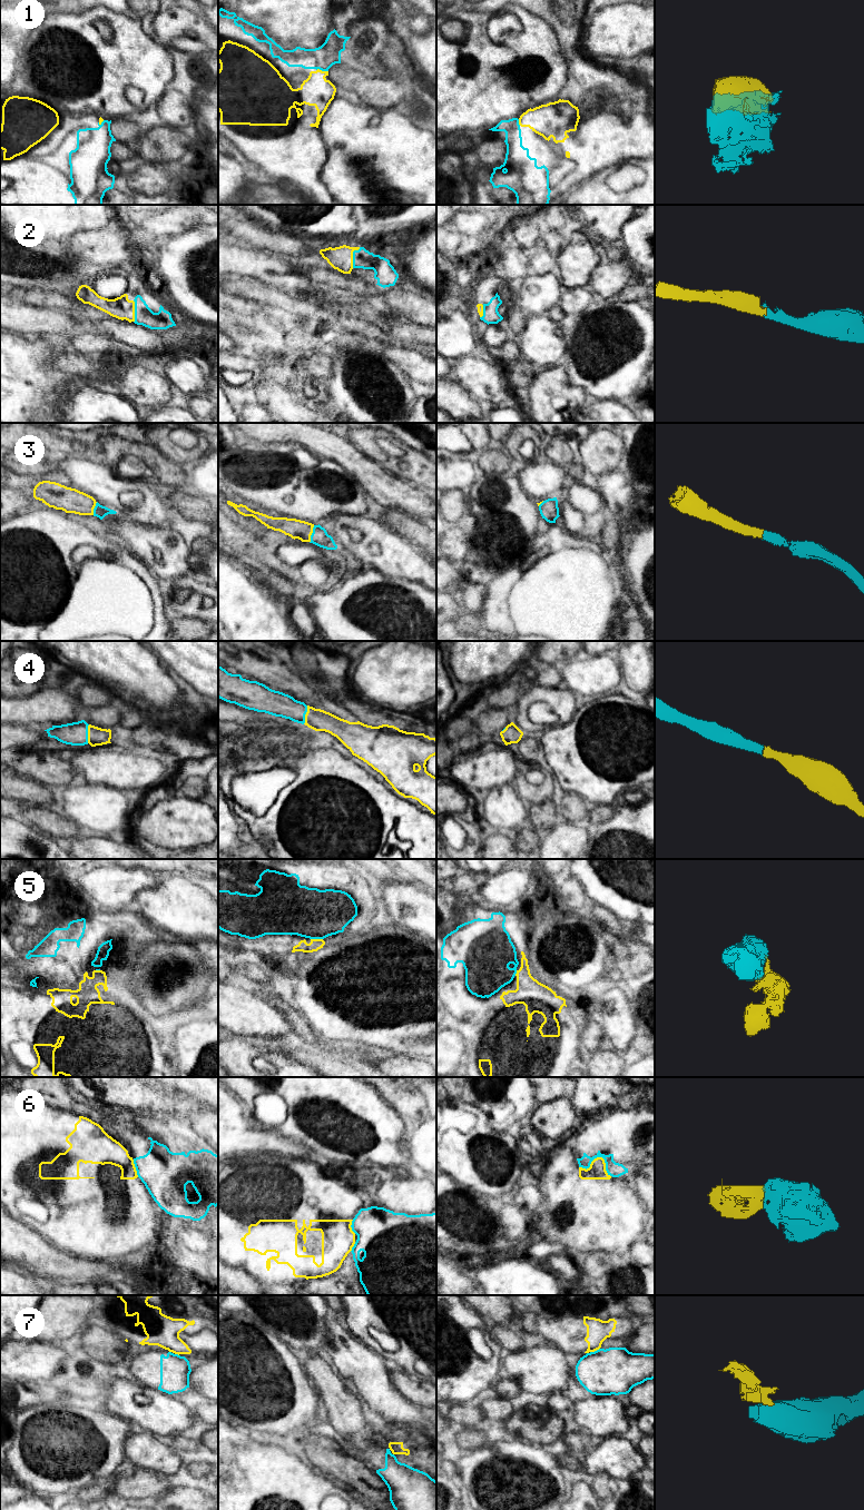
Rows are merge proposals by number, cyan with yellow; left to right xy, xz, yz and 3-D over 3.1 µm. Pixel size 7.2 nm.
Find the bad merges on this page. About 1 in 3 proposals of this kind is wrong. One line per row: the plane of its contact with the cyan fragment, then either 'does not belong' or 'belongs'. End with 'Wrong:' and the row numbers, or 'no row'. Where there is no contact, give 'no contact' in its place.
1: xz | belongs
2: xz | belongs
3: xz | belongs
4: xy | belongs
5: xz | belongs
6: yz | does not belong
7: yz | does not belong
Wrong: 6, 7

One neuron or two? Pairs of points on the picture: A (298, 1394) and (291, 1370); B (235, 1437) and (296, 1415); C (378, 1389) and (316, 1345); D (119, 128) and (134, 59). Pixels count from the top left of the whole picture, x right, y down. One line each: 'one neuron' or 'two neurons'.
A: one neuron
B: two neurons
C: two neurons
D: two neurons

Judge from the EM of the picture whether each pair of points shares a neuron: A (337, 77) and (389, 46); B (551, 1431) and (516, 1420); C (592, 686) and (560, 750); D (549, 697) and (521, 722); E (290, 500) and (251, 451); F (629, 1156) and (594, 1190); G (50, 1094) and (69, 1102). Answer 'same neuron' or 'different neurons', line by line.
A: same neuron
B: same neuron
C: different neurons
D: same neuron
E: same neuron
F: different neurons
G: same neuron

